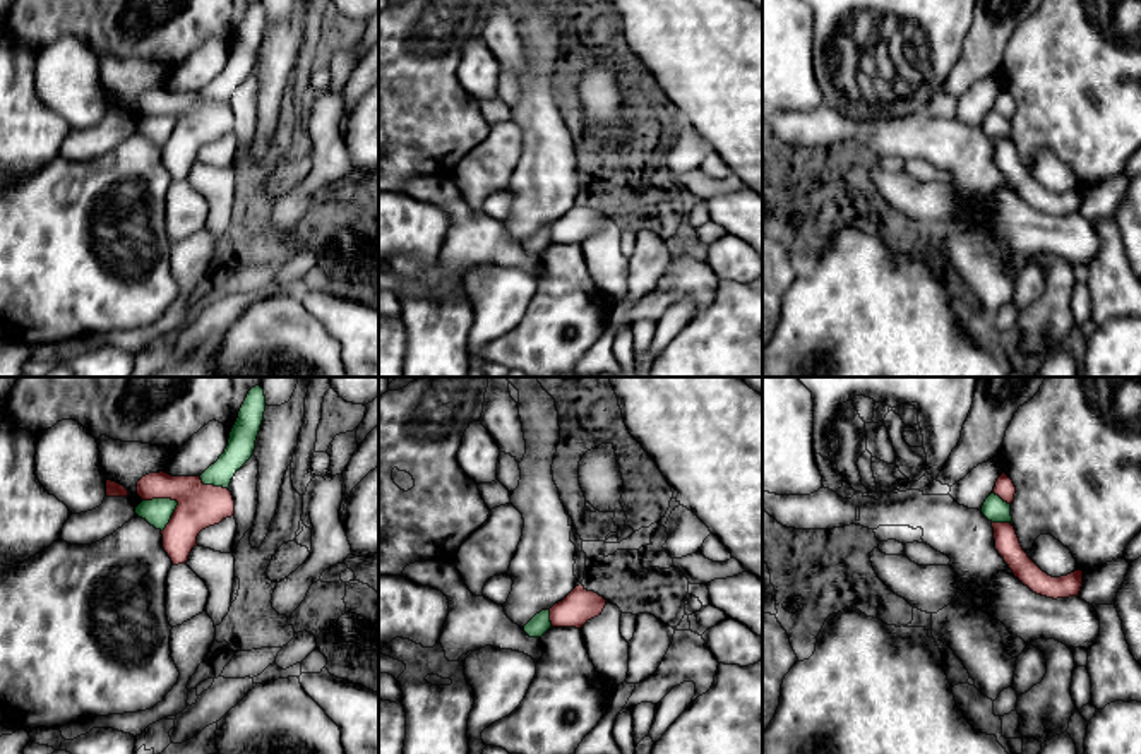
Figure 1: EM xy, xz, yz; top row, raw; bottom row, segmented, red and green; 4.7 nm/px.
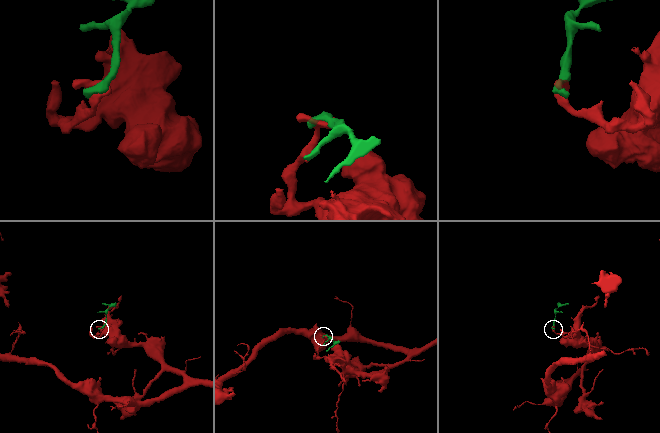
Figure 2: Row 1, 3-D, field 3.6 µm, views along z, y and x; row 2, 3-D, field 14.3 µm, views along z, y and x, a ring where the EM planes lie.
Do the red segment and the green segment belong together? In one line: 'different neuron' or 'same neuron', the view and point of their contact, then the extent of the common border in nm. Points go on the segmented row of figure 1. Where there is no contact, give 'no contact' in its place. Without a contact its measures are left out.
different neuron | xy (175, 499) | 180 nm

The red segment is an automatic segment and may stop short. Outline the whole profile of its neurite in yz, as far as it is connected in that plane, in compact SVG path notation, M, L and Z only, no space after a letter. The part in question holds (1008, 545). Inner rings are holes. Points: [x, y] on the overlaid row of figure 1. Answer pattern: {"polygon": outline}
{"polygon": "M992 523L995 550L1025 586L1047 598L1079 596L1083 571L1052 577L1043 572L1023 550L1016 530L1011 523Z"}

